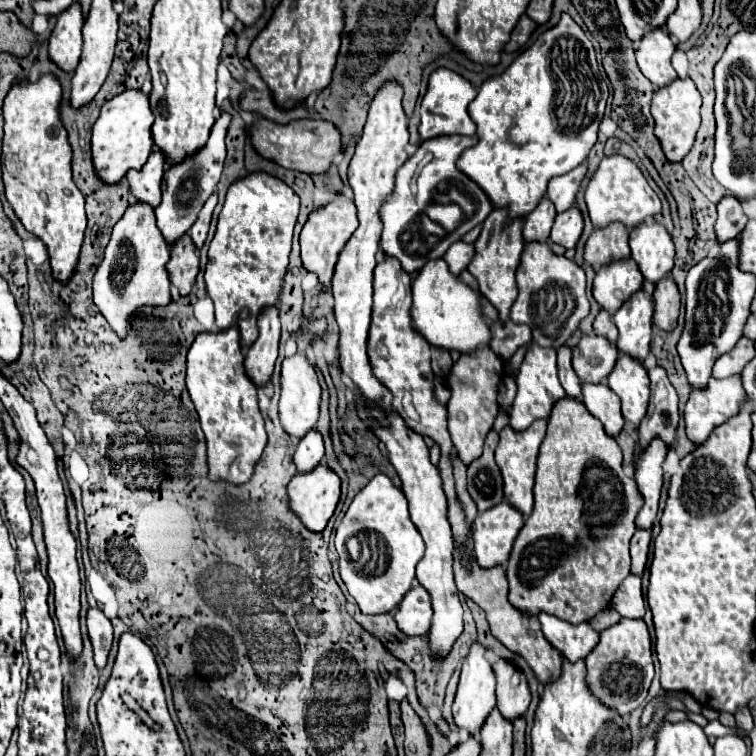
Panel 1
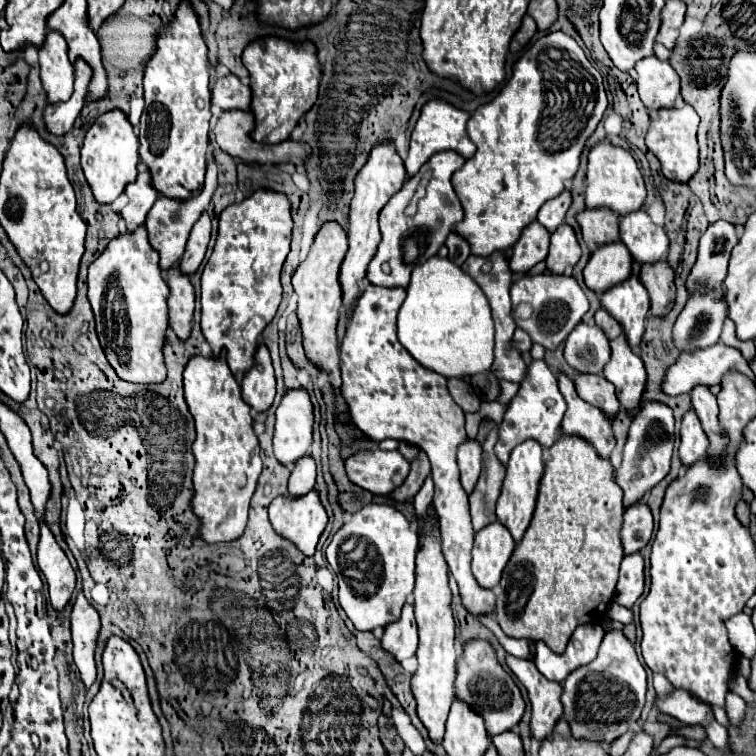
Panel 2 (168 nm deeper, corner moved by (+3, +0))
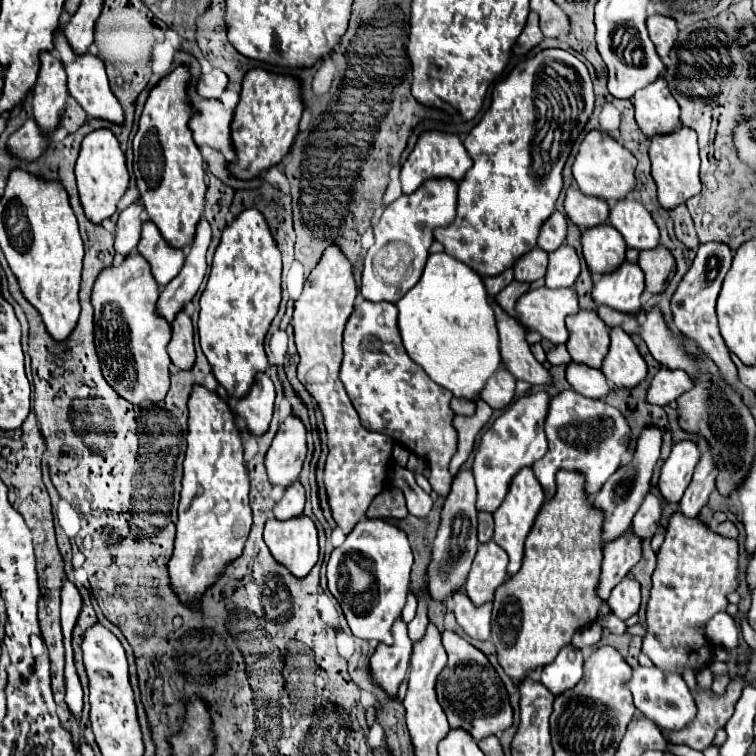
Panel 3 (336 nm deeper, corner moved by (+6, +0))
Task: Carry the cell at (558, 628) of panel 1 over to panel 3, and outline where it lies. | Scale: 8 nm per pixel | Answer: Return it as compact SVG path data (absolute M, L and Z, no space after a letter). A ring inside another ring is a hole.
M566 646L564 650L560 650L560 654L556 656L556 660L552 664L544 666L540 682L554 696L558 696L558 694L574 688L580 682L580 678L582 678L582 662L584 662L582 650Z

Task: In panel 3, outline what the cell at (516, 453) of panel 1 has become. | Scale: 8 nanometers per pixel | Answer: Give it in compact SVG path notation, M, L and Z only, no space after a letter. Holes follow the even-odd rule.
M532 468L528 470L520 470L520 474L516 474L516 480L512 480L512 486L508 490L508 498L504 502L504 506L500 506L500 510L494 514L494 542L508 554L510 564L508 564L508 576L514 576L520 566L522 566L522 558L524 558L524 540L544 504L544 490L540 490L540 484L536 482L536 478L532 478Z

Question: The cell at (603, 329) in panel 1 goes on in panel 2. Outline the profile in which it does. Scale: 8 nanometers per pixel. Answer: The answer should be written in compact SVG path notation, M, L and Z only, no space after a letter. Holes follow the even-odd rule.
M599 308L599 310L595 312L595 322L597 322L597 326L605 332L605 336L607 336L609 340L615 340L615 338L619 338L619 336L623 334L619 322L615 322L615 318L611 318L611 314L607 314L605 308Z

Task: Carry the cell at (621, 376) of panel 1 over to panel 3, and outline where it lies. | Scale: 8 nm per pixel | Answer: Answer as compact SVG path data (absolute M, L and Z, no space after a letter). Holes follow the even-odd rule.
M620 328L610 330L610 352L604 358L602 372L610 384L618 388L632 388L646 376L646 362L632 338Z

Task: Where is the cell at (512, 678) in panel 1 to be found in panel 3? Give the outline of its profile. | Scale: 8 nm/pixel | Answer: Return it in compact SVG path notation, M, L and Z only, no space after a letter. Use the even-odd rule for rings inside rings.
M454 632L442 634L442 646L448 654L448 664L438 676L436 696L440 706L446 712L446 718L450 722L450 728L462 728L466 730L474 740L500 734L506 728L512 726L512 708L508 702L508 694L504 684L500 682L496 670L488 662L488 658L468 644L464 638L460 638Z

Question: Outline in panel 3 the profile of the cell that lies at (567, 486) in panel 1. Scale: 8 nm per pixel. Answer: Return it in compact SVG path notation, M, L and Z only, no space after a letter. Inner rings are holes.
M560 472L556 474L556 486L556 498L546 500L526 538L526 552L520 572L508 578L494 596L492 642L496 646L500 666L514 680L516 686L536 668L550 664L558 656L558 652L570 644L574 632L596 620L598 608L602 606L602 600L596 598L596 582L600 578L602 558L600 512L592 510L592 504L584 494L582 474Z

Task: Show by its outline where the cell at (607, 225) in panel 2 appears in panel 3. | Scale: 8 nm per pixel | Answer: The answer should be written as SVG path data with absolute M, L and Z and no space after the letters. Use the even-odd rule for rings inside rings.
M570 186L566 192L564 210L566 210L568 218L580 230L588 230L588 228L594 228L598 224L606 224L608 214L610 214L610 208L602 198L586 196L576 186Z

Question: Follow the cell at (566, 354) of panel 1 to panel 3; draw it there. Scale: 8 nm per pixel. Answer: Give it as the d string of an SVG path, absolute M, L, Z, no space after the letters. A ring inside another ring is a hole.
M564 390L550 400L544 432L548 438L548 454L534 462L532 470L548 498L556 494L558 470L580 472L584 476L588 496L600 492L604 482L622 466L622 456L628 450L632 438L628 422L620 410L606 404L606 400L592 400L572 390Z

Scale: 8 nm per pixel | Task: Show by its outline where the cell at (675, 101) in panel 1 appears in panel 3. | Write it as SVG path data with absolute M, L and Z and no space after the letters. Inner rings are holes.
M680 128L678 132L664 134L660 138L650 140L650 160L652 160L652 178L658 190L658 202L664 210L672 210L684 204L688 198L700 194L700 156L698 156L698 142L696 132L688 128Z

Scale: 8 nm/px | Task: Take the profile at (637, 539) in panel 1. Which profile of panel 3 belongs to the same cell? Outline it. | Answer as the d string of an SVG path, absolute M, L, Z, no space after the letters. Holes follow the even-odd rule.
M626 576L610 594L608 604L612 608L612 612L620 618L620 620L628 620L630 616L638 614L640 610L640 584Z

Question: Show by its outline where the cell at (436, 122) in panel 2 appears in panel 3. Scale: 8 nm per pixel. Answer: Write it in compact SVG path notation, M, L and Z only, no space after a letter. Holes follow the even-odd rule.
M424 132L414 148L414 152L408 156L406 164L400 170L402 190L404 194L414 194L426 180L432 178L450 178L452 182L462 182L466 172L472 166L472 158L468 156L464 144L454 134L442 134L442 132Z

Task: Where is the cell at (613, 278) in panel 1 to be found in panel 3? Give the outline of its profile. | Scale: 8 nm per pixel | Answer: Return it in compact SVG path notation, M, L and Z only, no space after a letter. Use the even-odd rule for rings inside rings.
M610 224L584 230L580 242L586 264L594 276L616 270L626 258L626 242L622 234Z

